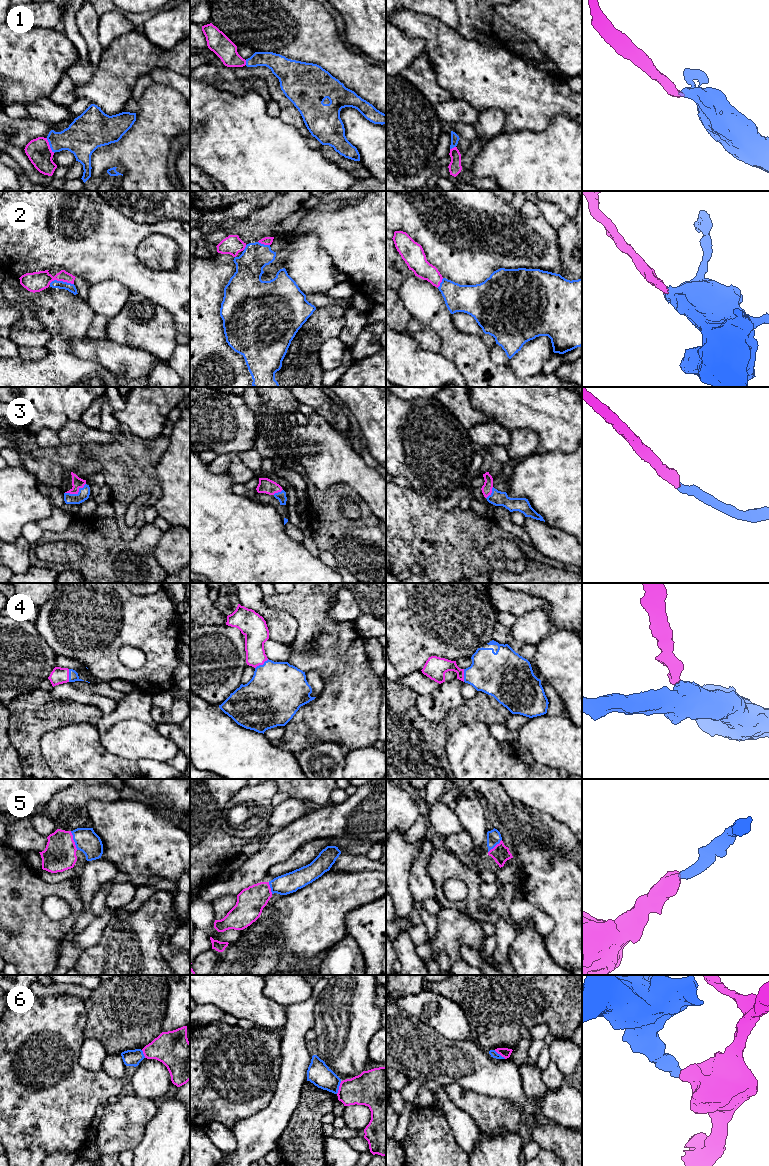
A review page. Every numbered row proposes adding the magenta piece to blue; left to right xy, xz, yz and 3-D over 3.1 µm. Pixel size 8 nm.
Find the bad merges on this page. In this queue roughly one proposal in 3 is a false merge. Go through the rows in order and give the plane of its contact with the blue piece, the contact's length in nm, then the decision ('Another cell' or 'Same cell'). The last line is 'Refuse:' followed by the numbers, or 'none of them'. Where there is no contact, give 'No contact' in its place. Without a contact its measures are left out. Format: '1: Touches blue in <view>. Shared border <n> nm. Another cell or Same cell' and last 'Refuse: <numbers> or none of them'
1: Touches blue in xy. Shared border 140 nm. Another cell
2: Touches blue in xy. Shared border 200 nm. Same cell
3: Touches blue in xy. Shared border 190 nm. Same cell
4: Touches blue in xz. Shared border 130 nm. Same cell
5: Touches blue in xy. Shared border 160 nm. Same cell
6: Touches blue in xz. Shared border 110 nm. Another cell
Refuse: 1, 6

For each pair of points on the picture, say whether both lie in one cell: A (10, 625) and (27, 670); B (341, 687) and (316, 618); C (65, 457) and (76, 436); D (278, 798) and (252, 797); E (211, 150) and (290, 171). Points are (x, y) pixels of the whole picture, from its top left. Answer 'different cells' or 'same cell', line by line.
A: same cell
B: same cell
C: different cells
D: different cells
E: same cell

